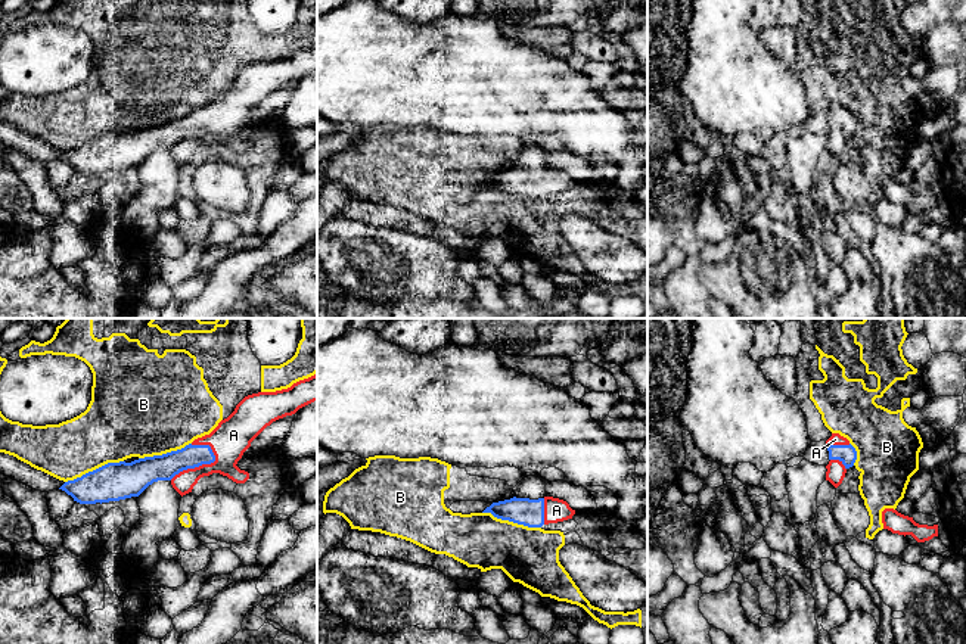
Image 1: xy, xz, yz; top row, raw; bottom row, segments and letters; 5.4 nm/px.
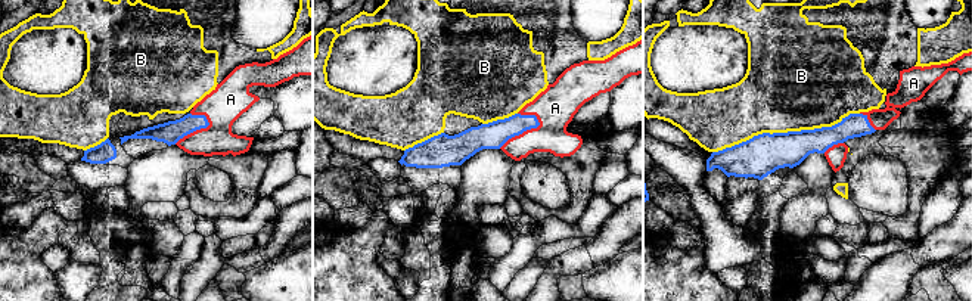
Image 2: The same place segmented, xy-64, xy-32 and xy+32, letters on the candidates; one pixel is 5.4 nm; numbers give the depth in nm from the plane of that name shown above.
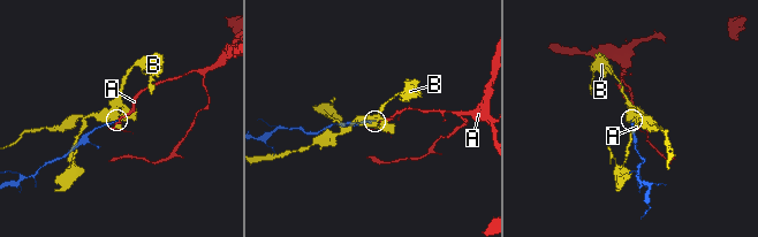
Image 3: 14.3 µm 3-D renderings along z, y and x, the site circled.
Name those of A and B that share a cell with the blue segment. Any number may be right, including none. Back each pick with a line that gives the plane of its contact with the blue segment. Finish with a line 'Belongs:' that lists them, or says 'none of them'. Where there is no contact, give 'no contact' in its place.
A: contact in xy
Belongs: A

